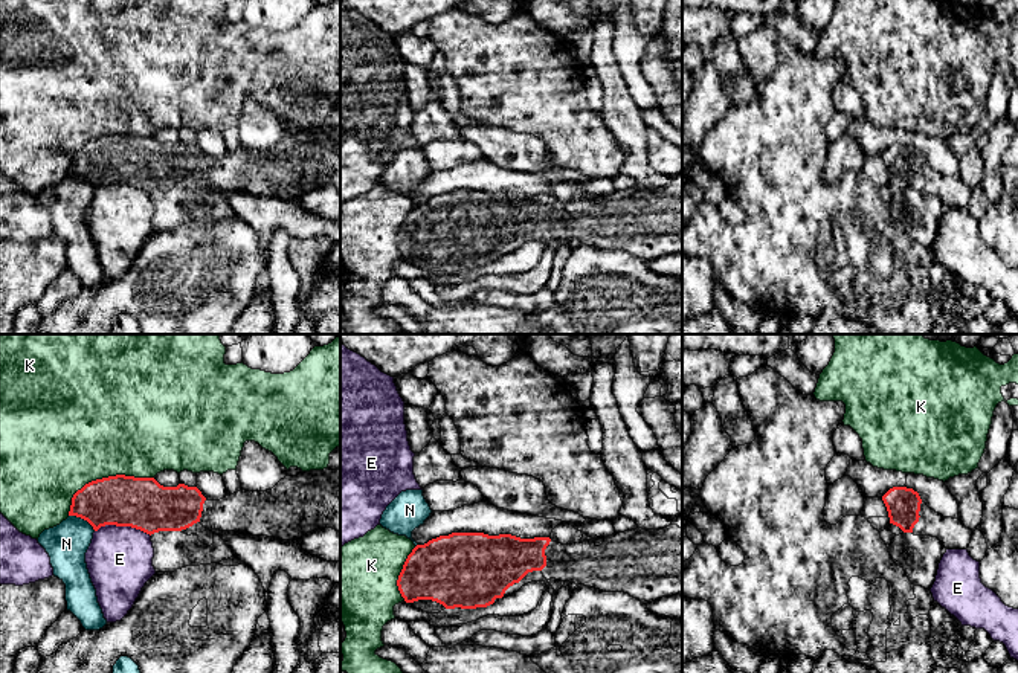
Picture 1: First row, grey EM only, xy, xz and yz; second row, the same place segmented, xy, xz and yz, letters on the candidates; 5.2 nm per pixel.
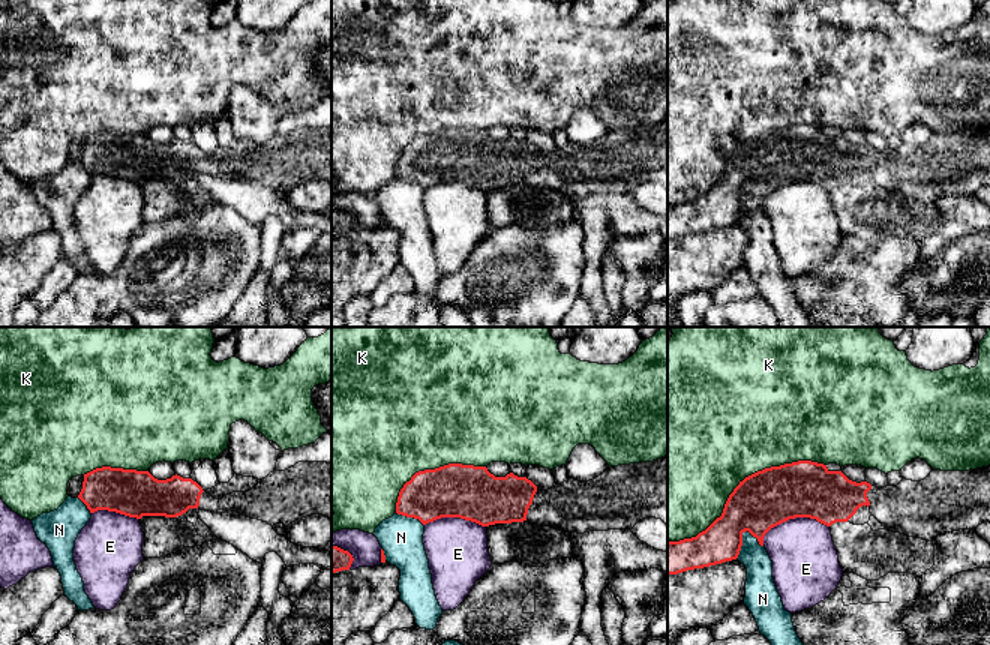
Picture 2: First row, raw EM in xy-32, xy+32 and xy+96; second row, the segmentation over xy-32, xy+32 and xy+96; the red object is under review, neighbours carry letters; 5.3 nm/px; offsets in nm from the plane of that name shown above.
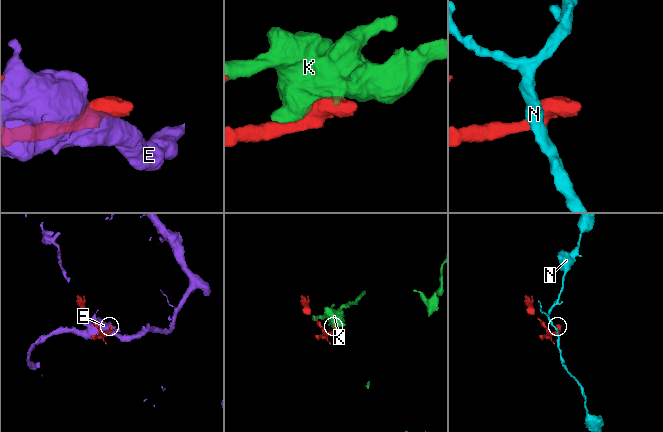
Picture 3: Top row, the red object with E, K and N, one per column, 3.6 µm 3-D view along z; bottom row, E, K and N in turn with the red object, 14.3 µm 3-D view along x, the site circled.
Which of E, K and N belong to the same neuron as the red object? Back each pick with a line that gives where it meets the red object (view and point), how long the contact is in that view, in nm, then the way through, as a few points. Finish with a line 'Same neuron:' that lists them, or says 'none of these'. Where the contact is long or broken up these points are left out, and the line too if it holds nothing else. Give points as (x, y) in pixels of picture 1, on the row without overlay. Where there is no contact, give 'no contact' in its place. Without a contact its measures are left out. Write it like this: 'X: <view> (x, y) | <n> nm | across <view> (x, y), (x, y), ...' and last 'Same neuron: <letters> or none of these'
Same neuron: none of these

